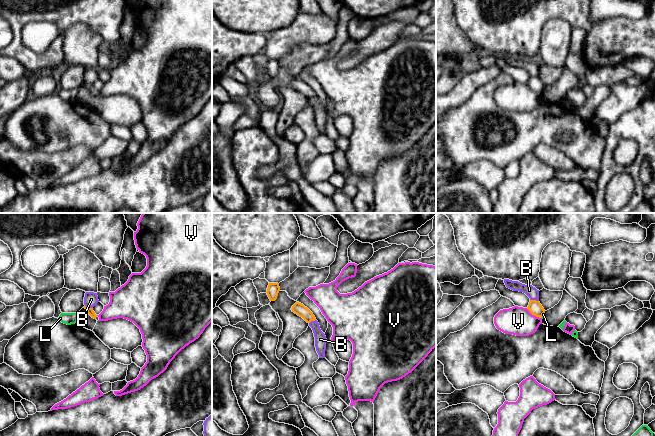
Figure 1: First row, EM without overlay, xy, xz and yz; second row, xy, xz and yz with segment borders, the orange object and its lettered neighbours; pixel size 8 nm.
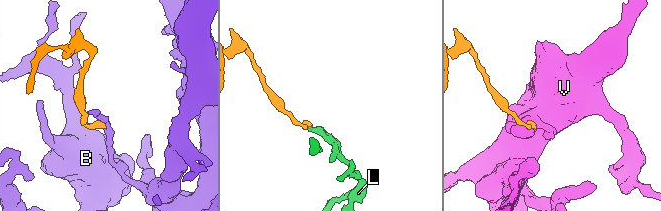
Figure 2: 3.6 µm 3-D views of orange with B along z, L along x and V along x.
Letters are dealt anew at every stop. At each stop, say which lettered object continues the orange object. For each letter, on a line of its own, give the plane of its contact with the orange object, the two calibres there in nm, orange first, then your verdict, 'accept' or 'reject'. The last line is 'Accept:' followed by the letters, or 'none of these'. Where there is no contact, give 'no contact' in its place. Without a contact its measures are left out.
B: meets orange in yz; 110 nm thick on the orange side, 90 nm on the other; reject
L: meets orange in yz; 110 nm thick on the orange side, 20 nm on the other; reject
V: meets orange in yz; 110 nm thick on the orange side, 220 nm on the other; reject
Accept: none of these

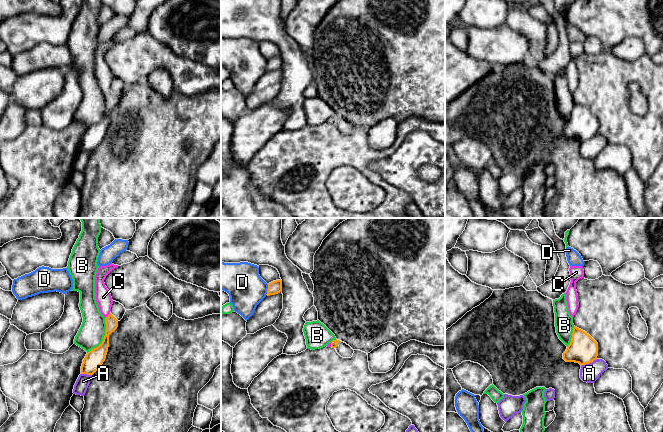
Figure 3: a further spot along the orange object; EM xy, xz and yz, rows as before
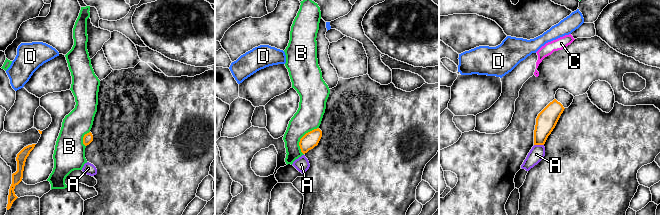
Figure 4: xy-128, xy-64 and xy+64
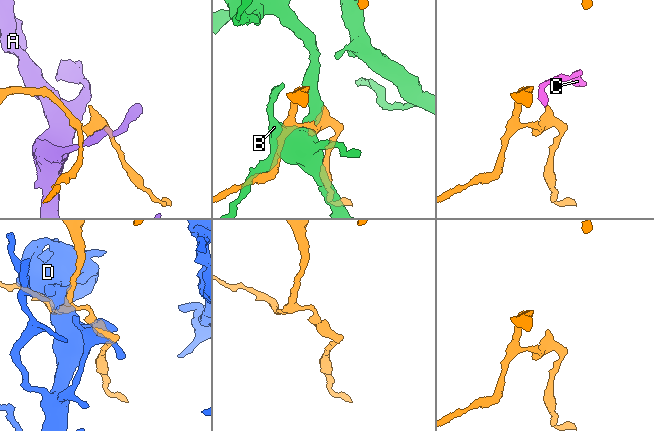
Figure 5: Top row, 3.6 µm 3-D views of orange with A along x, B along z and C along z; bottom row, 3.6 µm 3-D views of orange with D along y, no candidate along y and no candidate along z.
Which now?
A: meets orange in yz; 240 nm thick on the orange side, 150 nm on the other; reject
B: meets orange in xy; 150 nm thick on the orange side, 200 nm on the other; reject
C: meets orange in xy; 100 nm thick on the orange side, 130 nm on the other; accept
D: meets orange in xz; 110 nm thick on the orange side, 300 nm on the other; reject
Accept: C

